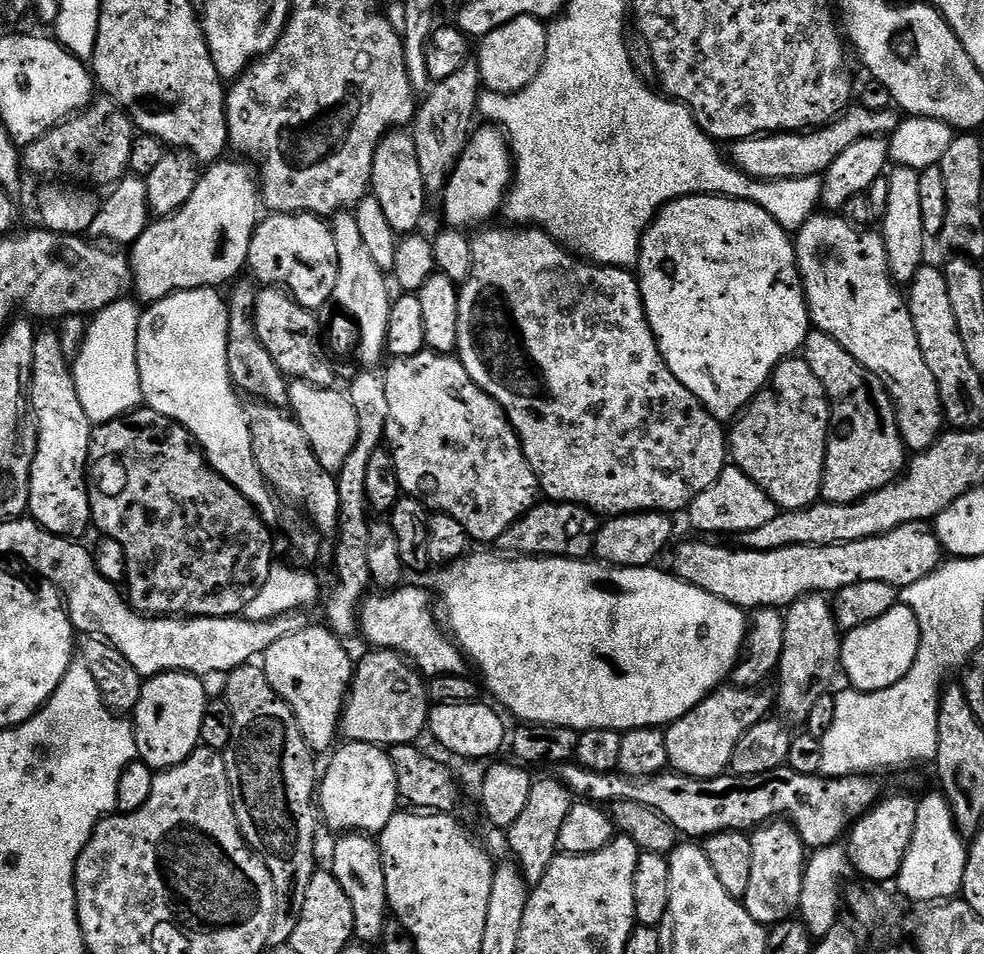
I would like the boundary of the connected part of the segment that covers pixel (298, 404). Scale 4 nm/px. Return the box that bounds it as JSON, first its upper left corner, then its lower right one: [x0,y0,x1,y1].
[288,380,358,474]

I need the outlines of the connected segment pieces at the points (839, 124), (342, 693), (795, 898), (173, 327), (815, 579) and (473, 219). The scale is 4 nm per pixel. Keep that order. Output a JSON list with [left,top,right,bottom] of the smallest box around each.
[[730,106,901,180],[262,626,354,754],[743,822,806,926],[138,288,270,506],[670,520,942,610],[443,126,514,230]]

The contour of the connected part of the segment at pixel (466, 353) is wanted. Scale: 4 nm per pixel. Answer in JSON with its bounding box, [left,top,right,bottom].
[456,227,730,518]

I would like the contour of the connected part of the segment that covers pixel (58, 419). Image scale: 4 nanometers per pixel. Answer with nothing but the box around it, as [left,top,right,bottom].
[28,330,94,538]

